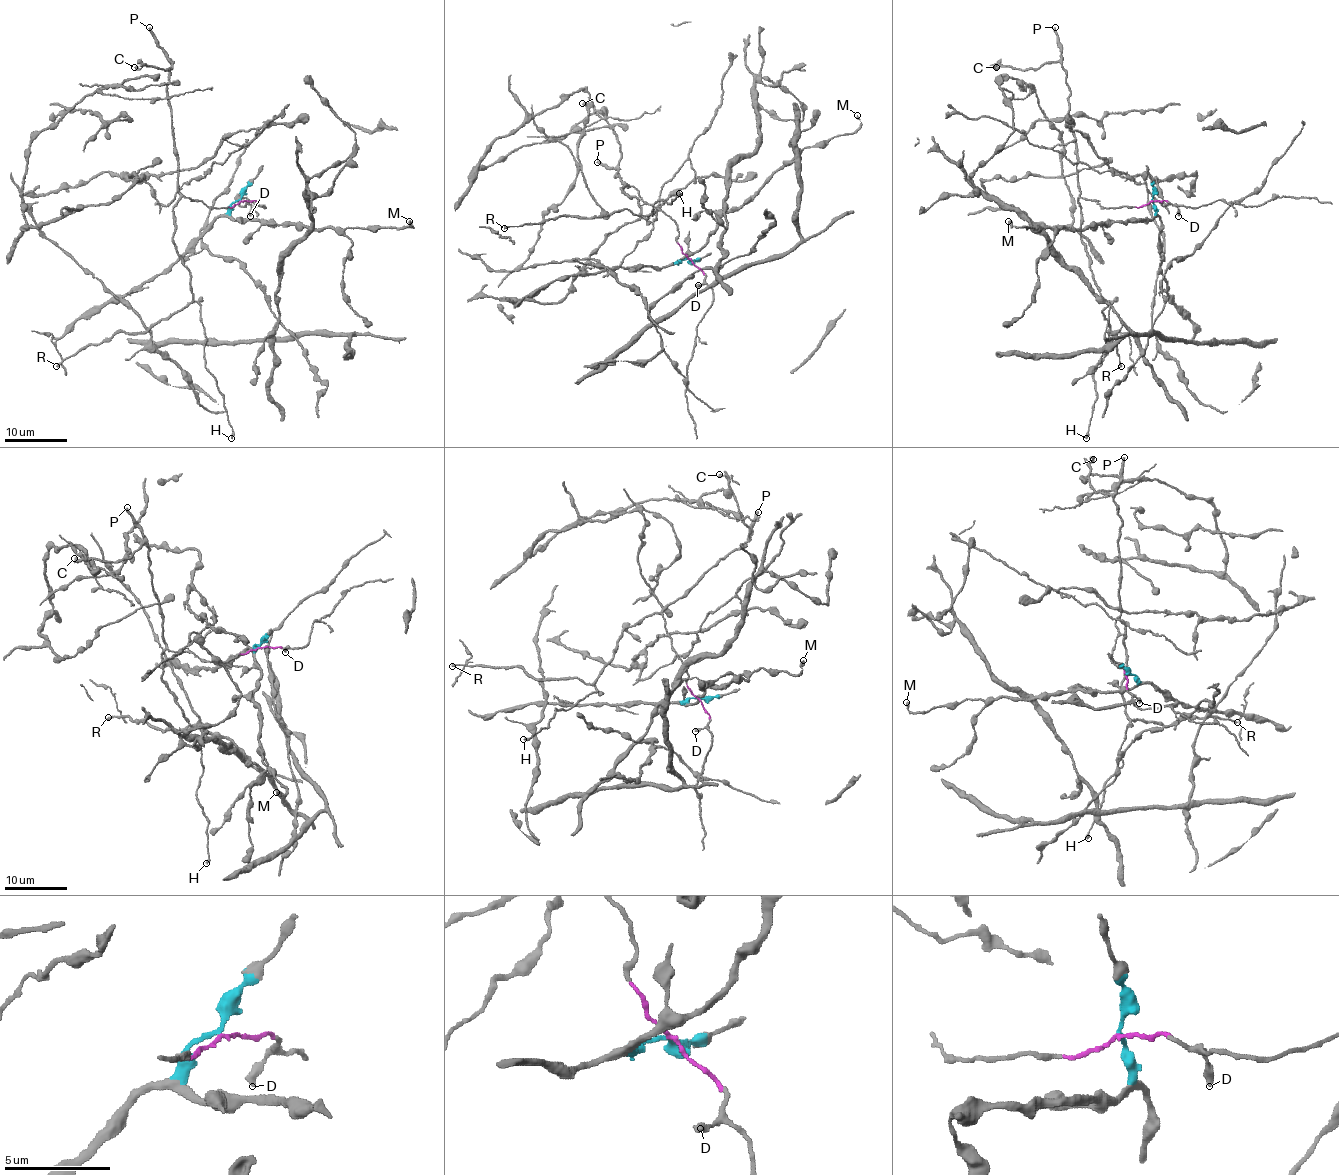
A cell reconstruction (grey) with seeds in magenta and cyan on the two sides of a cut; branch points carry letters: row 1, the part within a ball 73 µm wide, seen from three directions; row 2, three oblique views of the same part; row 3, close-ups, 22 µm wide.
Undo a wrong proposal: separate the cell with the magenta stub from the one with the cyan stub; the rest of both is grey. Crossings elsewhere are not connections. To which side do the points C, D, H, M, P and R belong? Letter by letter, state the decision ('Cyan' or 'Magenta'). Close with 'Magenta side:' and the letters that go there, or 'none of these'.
C: Magenta
D: Magenta
H: Magenta
M: Cyan
P: Magenta
R: Magenta
Magenta side: C, D, H, P, R

